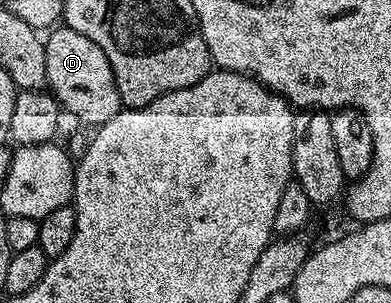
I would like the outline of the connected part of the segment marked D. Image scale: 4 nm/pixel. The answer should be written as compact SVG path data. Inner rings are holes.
M57 26L47 33L44 40L46 54L47 87L50 89L61 109L84 124L99 126L110 122L114 114L122 111L118 86L114 82L114 70L102 54L100 47L86 34Z

